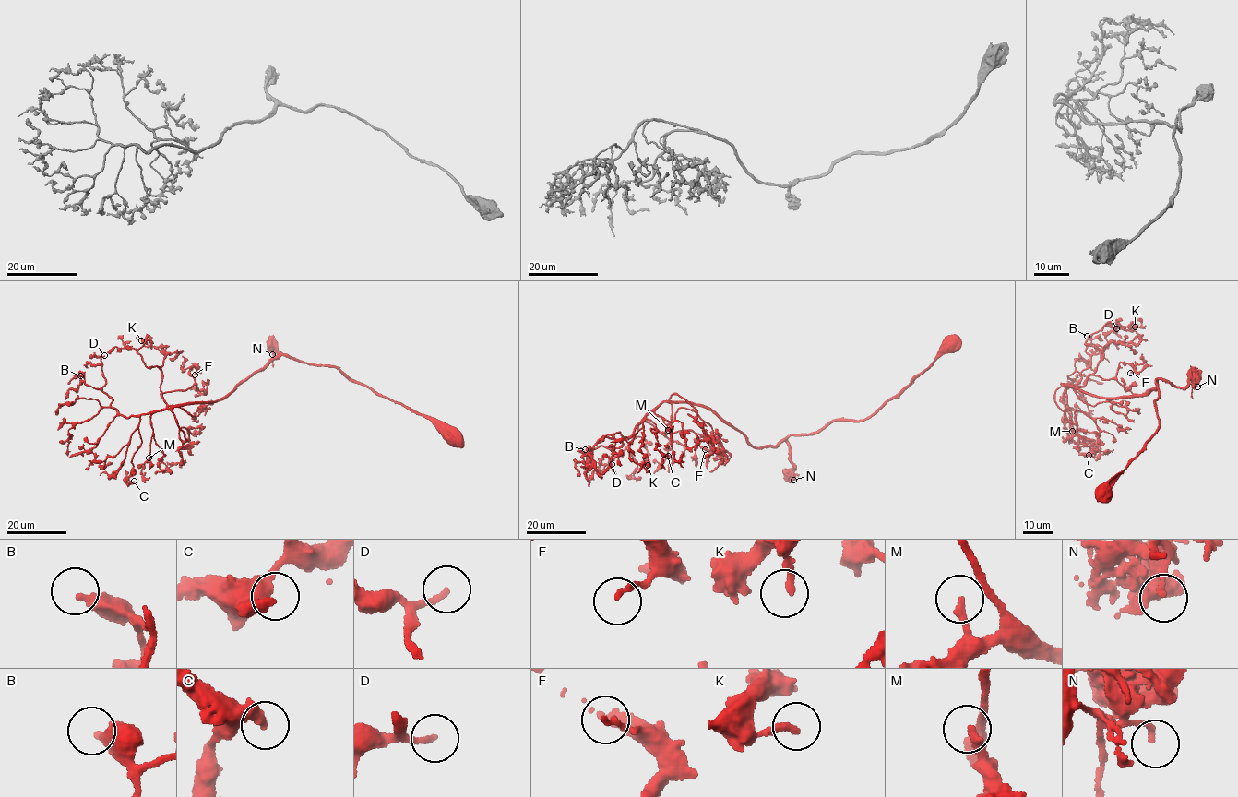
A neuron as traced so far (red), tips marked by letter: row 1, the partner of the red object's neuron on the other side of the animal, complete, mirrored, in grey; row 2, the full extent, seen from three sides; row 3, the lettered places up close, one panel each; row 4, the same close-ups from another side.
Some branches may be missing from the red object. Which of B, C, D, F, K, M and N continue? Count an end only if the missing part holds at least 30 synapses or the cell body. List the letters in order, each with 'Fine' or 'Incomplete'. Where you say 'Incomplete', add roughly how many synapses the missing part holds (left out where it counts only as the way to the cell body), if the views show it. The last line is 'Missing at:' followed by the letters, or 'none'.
B: Fine
C: Fine
D: Incomplete. Roughly 35 synapses
F: Fine
K: Fine
M: Fine
N: Fine
Missing at: D

